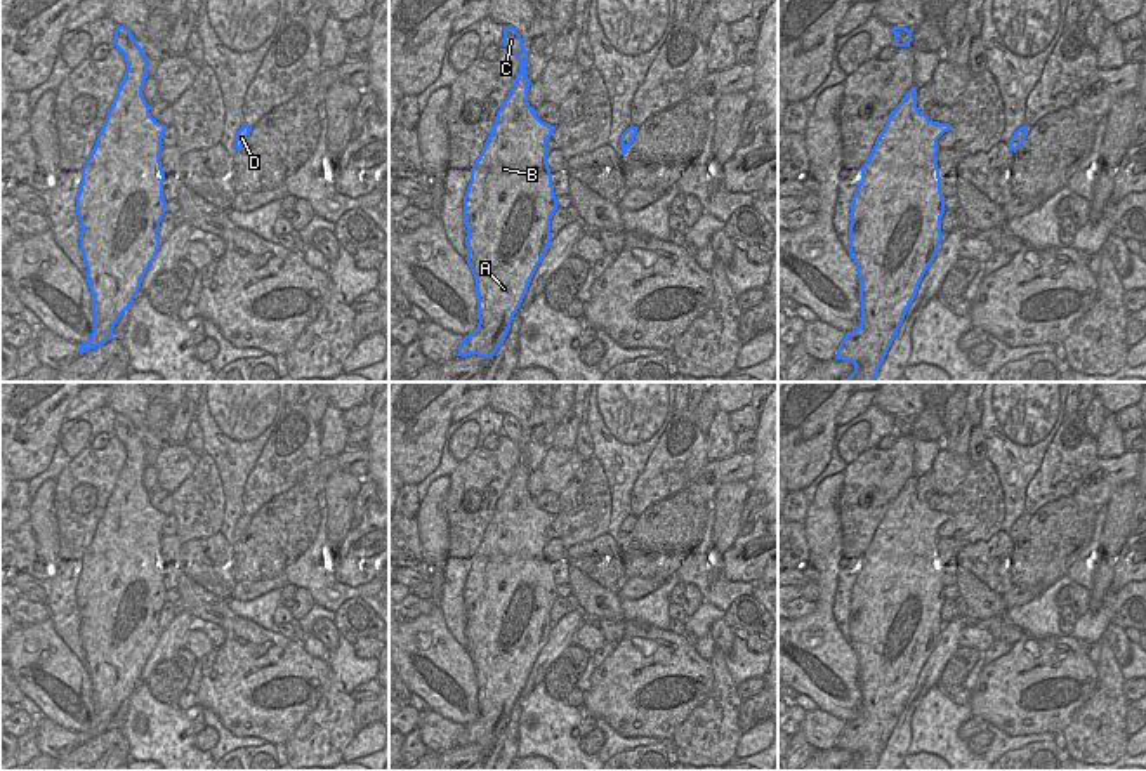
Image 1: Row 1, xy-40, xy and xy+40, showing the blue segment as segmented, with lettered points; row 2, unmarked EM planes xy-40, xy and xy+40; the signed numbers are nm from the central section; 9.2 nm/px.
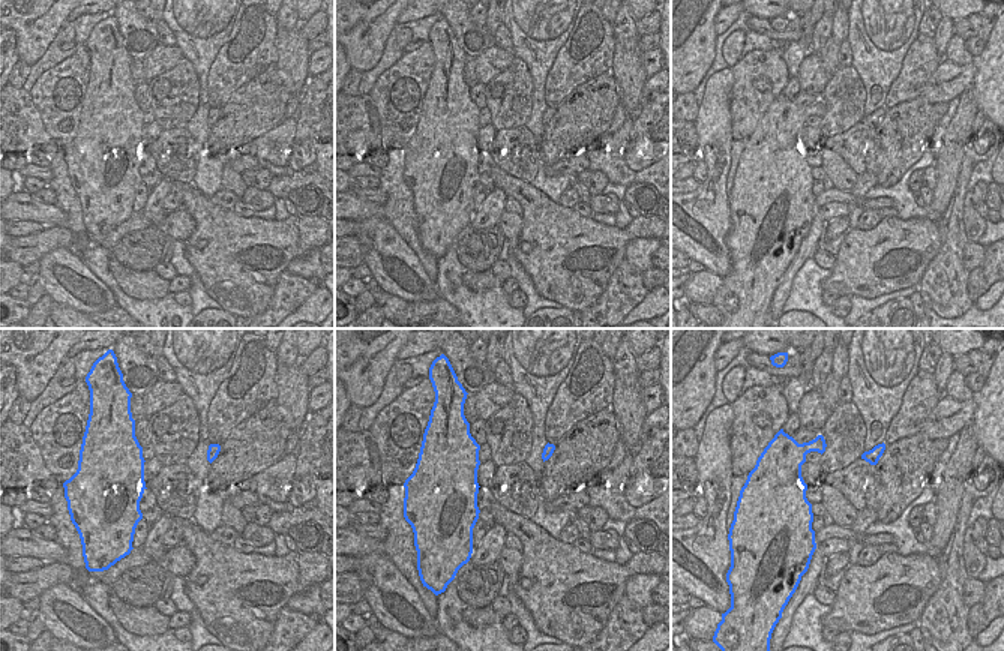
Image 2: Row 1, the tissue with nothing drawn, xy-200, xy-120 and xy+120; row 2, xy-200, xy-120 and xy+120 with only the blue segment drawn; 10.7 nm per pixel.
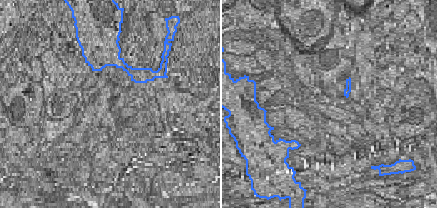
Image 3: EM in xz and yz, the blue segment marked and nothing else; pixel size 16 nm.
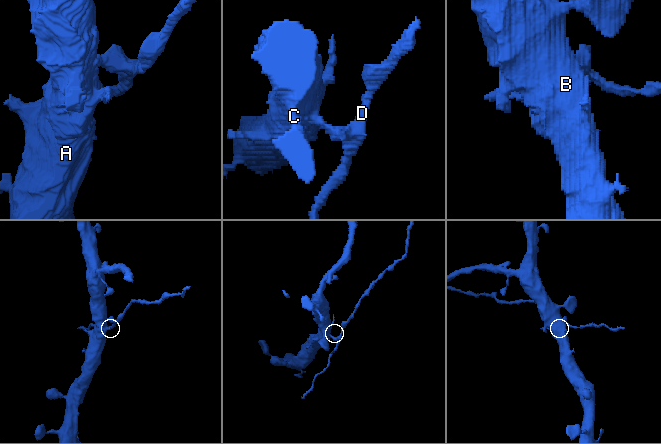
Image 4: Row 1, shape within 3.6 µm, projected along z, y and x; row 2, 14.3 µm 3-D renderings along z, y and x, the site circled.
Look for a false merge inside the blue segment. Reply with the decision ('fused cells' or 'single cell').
fused cells

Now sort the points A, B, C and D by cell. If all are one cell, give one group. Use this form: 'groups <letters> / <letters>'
groups A B C / D

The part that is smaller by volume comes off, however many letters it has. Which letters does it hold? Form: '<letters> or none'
D

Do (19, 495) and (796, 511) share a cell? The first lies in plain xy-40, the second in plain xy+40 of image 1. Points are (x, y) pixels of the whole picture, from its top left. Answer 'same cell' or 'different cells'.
same cell

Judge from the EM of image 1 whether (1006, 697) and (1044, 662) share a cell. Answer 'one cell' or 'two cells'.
one cell

